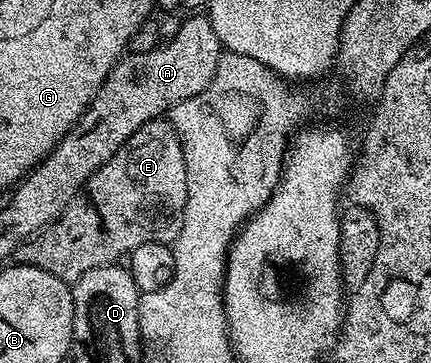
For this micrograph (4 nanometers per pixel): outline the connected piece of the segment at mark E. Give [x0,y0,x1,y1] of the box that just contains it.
[17,118,187,285]

